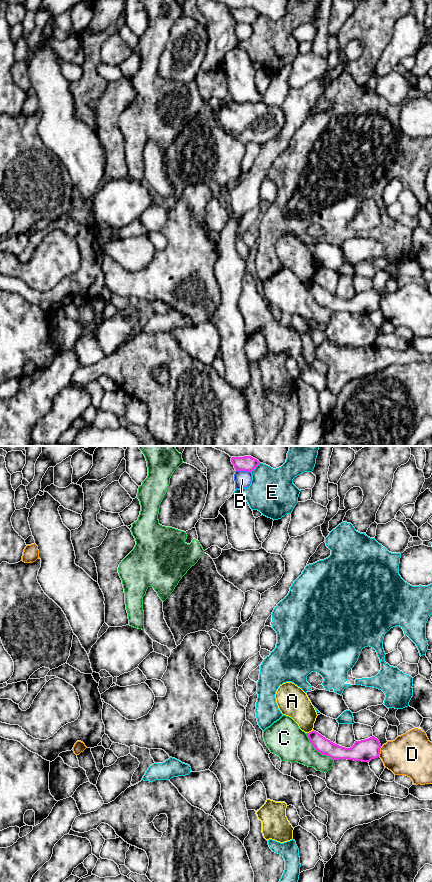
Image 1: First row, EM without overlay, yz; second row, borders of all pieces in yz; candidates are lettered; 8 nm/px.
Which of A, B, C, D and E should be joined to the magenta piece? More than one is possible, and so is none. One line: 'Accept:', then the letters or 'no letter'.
Accept: no letter

